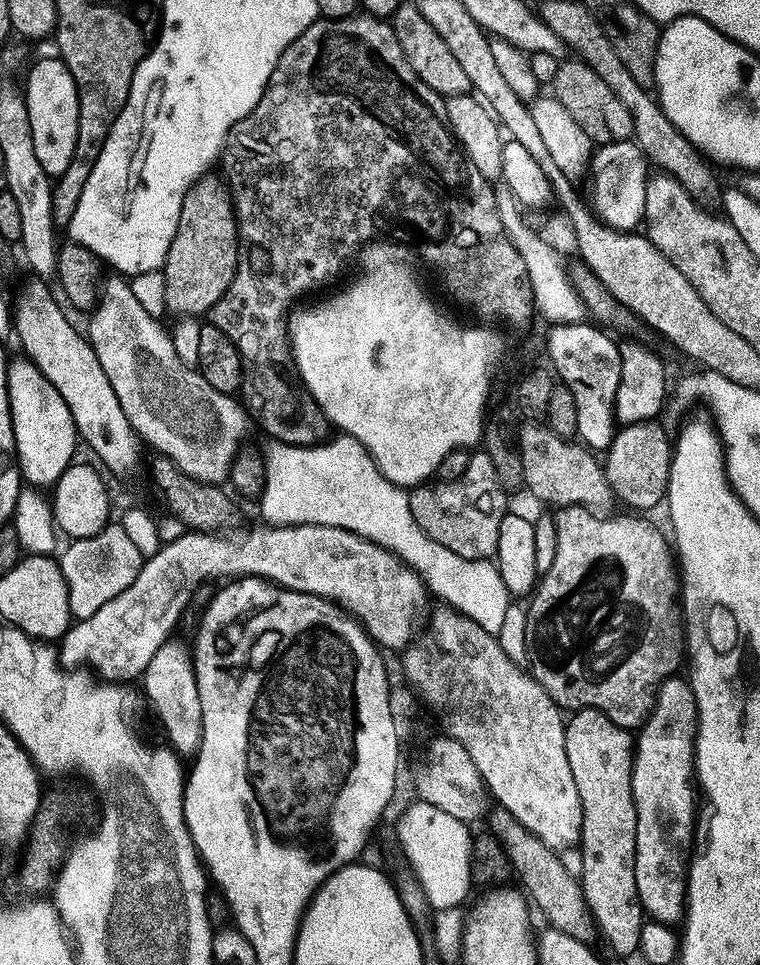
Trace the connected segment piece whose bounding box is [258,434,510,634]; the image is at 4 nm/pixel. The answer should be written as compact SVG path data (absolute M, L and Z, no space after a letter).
M336 434L327 442L314 445L286 445L269 443L264 457L264 490L258 497L260 512L267 523L272 526L281 524L325 524L350 530L354 534L372 540L378 546L390 550L399 560L409 564L423 578L425 585L437 601L460 612L466 618L478 622L482 630L499 634L502 621L506 618L506 610L510 603L510 594L506 590L506 582L502 582L500 569L492 560L471 560L462 558L462 554L454 554L454 550L446 550L442 542L434 542L414 522L414 514L410 514L408 492L390 483L380 468L372 460L372 455L352 436Z

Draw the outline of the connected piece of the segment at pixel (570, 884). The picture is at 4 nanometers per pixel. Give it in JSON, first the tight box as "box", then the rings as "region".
{"box":[486,807,594,941],"region":[[[493,807],[486,817],[486,824],[492,827],[489,828],[491,835],[504,847],[504,853],[512,864],[515,879],[520,879],[519,887],[534,905],[535,911],[537,908],[548,919],[547,923],[559,932],[587,941],[591,932],[593,935],[594,921],[588,912],[579,879],[572,876],[570,870],[566,870],[566,866],[560,860],[560,852],[546,846],[537,836],[530,834],[530,830],[526,830],[526,826],[522,826],[522,822],[518,822],[518,818],[514,818],[514,814],[510,814],[510,810],[505,808]]]}

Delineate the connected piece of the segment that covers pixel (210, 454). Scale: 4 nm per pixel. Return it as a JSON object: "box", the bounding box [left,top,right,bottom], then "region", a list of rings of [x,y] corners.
{"box":[86,275,250,484],"region":[[[107,275],[101,283],[97,305],[89,317],[91,320],[86,327],[86,335],[127,420],[145,445],[150,444],[155,453],[173,461],[176,468],[188,477],[207,484],[223,483],[229,477],[232,460],[241,451],[241,442],[248,432],[250,418],[247,411],[233,395],[214,389],[202,377],[199,369],[185,366],[178,358],[169,329],[166,326],[164,328],[157,317],[147,314],[139,305],[131,283],[123,275],[111,275]]]}

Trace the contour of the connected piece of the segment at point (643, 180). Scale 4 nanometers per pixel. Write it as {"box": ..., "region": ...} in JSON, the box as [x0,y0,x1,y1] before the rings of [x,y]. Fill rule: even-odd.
{"box":[590,139,650,230],"region":[[[631,139],[624,140],[620,144],[601,144],[599,147],[593,151],[591,157],[590,157],[590,172],[592,168],[592,200],[590,196],[590,204],[591,207],[594,209],[594,212],[596,216],[599,217],[600,220],[602,220],[605,224],[607,224],[609,227],[613,229],[619,229],[619,230],[632,230],[635,229],[637,225],[641,223],[644,219],[644,202],[646,200],[646,188],[647,188],[647,182],[650,177],[650,164],[649,161],[646,159],[643,150],[639,147],[639,145],[635,142],[633,142]]]}

